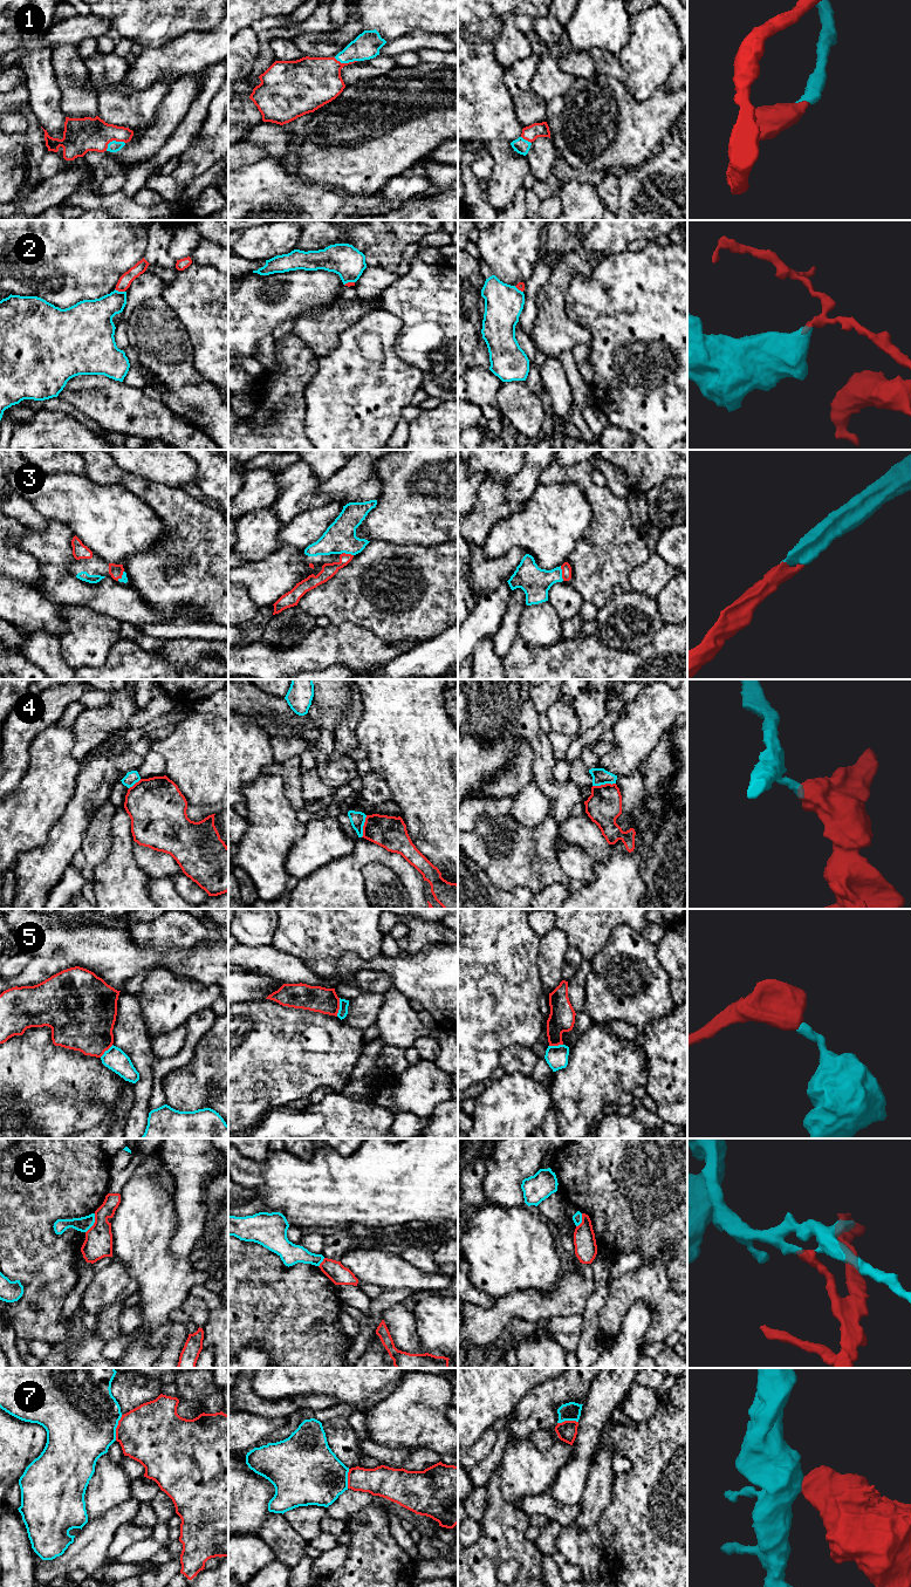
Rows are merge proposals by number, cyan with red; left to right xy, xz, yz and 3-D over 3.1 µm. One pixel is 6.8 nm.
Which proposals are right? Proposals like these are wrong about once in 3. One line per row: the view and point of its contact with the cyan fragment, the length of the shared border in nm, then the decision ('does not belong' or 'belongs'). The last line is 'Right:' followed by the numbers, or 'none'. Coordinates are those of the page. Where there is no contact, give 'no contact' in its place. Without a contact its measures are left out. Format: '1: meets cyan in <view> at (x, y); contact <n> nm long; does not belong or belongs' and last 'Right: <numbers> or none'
1: meets cyan in xy at (112, 141); contact 150 nm long; belongs
2: meets cyan in xy at (120, 292); contact 80 nm long; does not belong
3: meets cyan in yz at (561, 573); contact 110 nm long; belongs
4: meets cyan in yz at (603, 784); contact 160 nm long; does not belong
5: meets cyan in xz at (340, 1007); contact 130 nm long; does not belong
6: meets cyan in xy at (93, 1223); contact 150 nm long; does not belong
7: meets cyan in xy at (116, 1427); contact 180 nm long; does not belong
Right: 1, 3

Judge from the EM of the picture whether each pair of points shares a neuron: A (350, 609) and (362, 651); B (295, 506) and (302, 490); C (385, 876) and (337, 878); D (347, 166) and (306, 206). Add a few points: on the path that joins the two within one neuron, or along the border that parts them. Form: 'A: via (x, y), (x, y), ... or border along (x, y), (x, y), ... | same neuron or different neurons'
A: border along (331, 622), (355, 623), (378, 636) | different neurons
B: via (295, 503), (299, 493) | same neuron
C: border along (378, 860), (368, 862), (362, 869), (365, 896) | different neurons
D: border along (301, 176), (343, 192) | different neurons

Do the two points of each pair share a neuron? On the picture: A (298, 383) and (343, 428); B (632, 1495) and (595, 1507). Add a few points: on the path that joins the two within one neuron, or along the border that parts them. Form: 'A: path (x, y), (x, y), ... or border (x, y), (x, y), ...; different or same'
A: border (317, 366), (305, 391), (305, 418); different
B: border (612, 1476), (611, 1502), (601, 1514), (597, 1527); different

